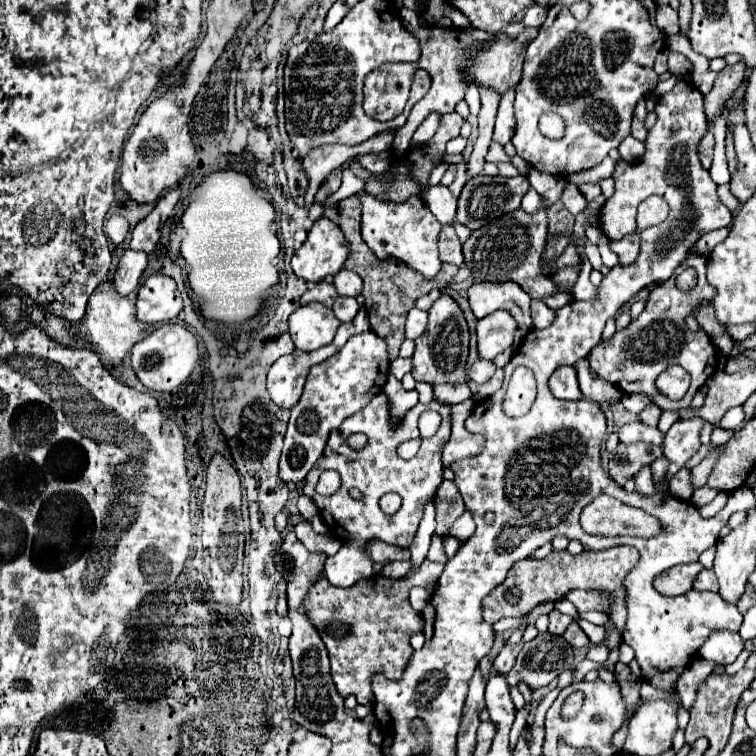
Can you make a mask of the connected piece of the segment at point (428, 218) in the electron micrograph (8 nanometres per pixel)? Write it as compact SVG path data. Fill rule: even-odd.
M362 195L362 239L380 257L396 257L408 267L422 273L426 279L434 279L442 261L438 259L438 233L440 223L428 209L422 197L410 197L404 203L384 203L376 197Z

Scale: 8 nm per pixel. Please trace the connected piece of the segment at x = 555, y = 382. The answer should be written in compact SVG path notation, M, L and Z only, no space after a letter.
M558 367L550 375L550 391L556 399L568 399L568 401L582 399L582 391L578 387L576 371L572 367Z

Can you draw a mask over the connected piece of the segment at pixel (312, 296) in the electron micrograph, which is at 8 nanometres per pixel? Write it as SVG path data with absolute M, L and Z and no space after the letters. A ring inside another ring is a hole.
M320 281L320 283L314 283L304 295L302 295L302 303L310 303L310 301L320 301L322 305L328 305L332 307L334 305L334 299L338 297L334 285L330 281Z

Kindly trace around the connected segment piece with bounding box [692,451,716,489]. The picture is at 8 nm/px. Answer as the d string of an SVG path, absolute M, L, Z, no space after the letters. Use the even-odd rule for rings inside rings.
M714 451L714 453L710 453L710 455L700 463L700 465L696 465L696 467L692 469L694 489L698 489L698 487L706 485L706 477L708 477L708 473L712 471L712 463L714 463L714 459L716 459L716 451Z

